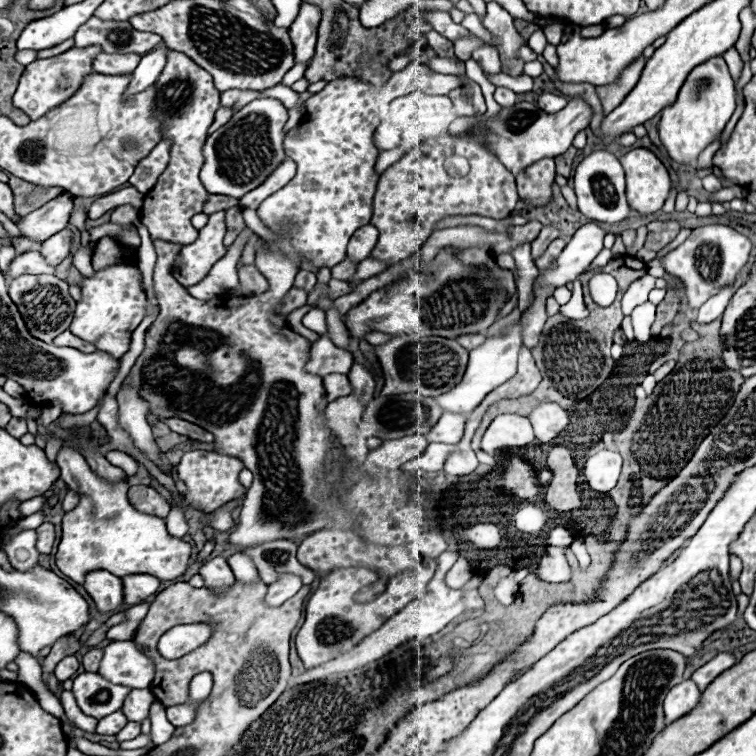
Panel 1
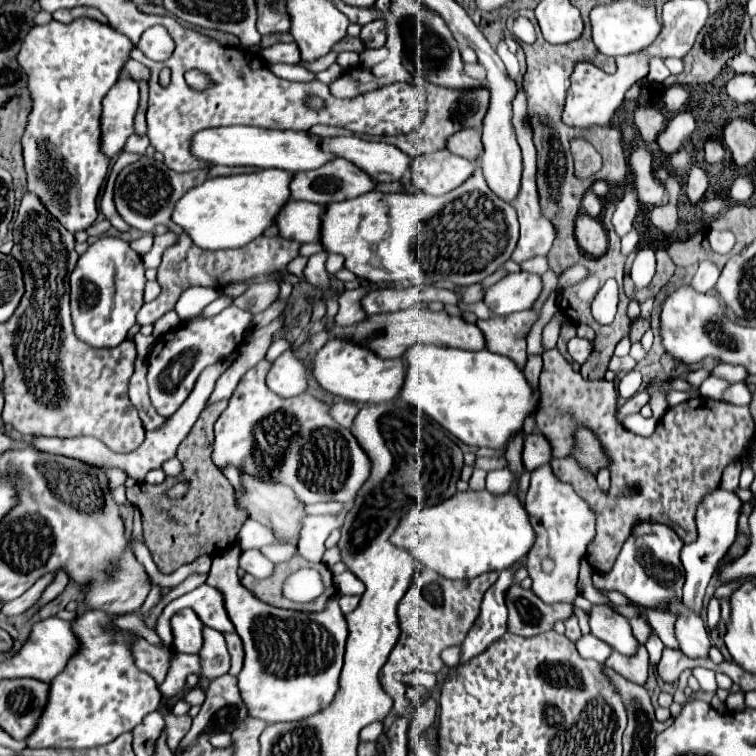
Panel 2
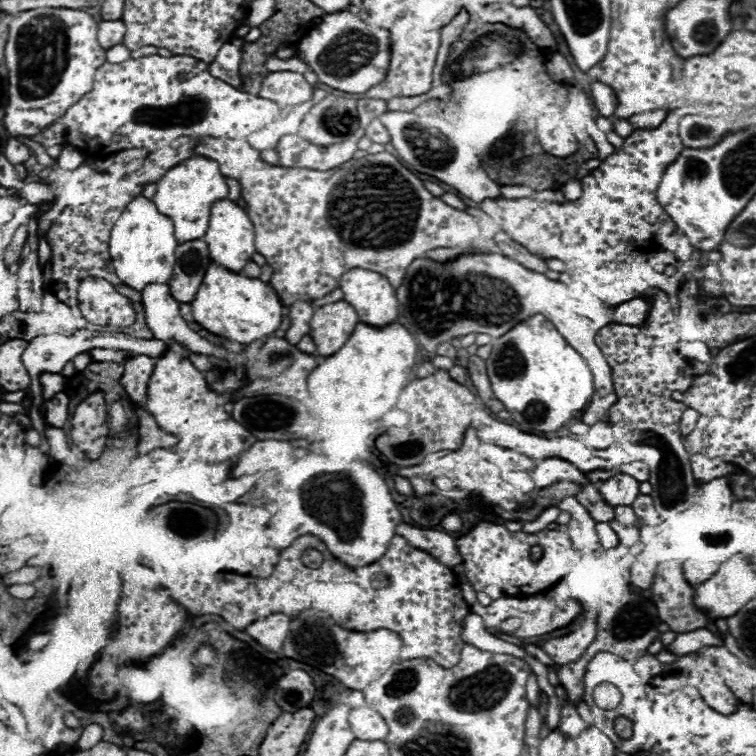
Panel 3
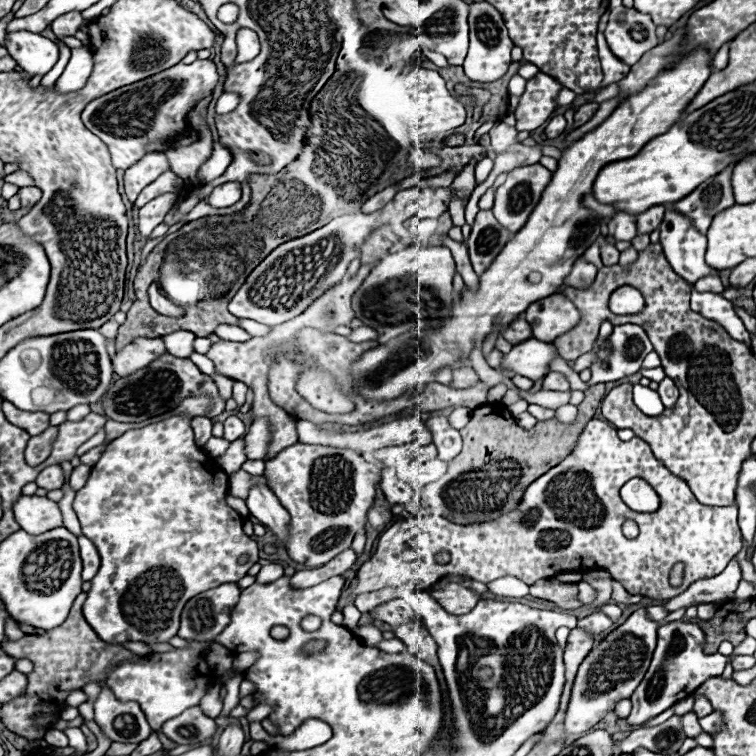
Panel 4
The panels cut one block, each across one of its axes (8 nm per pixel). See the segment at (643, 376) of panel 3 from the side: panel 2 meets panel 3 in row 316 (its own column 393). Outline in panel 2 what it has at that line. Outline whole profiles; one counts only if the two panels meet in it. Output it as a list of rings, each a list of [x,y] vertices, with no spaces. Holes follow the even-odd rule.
[[[428,568],[418,570],[408,592],[398,604],[398,620],[402,632],[382,672],[384,674],[410,670],[426,670],[434,674],[440,672],[444,668],[440,652],[448,646],[464,642],[468,630],[474,626],[480,614],[480,602],[496,578],[498,572],[486,572],[482,576],[476,576],[474,580],[448,580],[438,576],[436,572],[430,572]]]

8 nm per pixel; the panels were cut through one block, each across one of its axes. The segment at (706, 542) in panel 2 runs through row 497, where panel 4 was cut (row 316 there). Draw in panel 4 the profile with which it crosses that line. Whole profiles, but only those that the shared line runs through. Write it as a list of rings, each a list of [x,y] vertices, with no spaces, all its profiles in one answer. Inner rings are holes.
[[[692,286],[692,300],[690,306],[694,312],[700,312],[702,316],[716,320],[734,340],[740,340],[744,344],[750,346],[750,334],[746,332],[742,320],[736,316],[732,302],[726,300],[722,294],[714,294],[714,292],[698,292]]]

